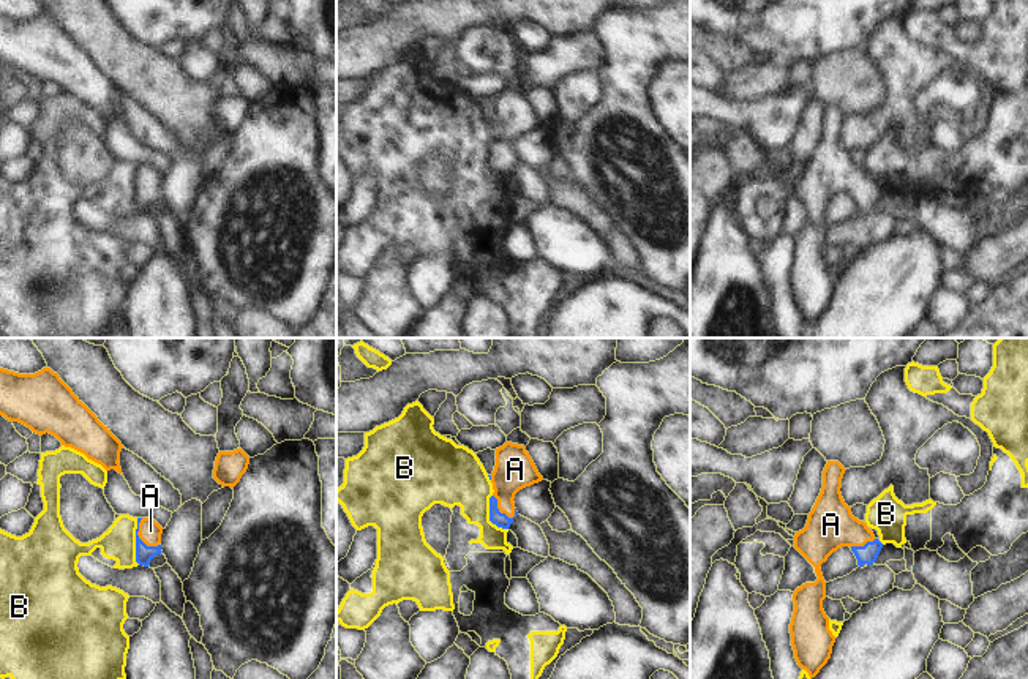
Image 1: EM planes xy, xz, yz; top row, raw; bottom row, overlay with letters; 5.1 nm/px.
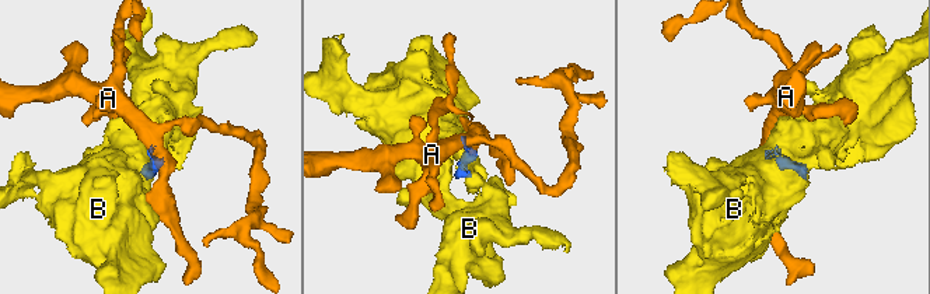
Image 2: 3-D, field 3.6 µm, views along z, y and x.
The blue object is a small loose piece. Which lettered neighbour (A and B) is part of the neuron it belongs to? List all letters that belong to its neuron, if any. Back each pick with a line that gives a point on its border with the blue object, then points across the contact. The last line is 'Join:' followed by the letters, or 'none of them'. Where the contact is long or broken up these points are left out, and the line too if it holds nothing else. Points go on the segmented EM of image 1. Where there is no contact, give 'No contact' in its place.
A: Touches blue at xy (138, 537). Path across: xy (144, 555), (144, 543), (138, 537), (150, 531)
Join: A.

